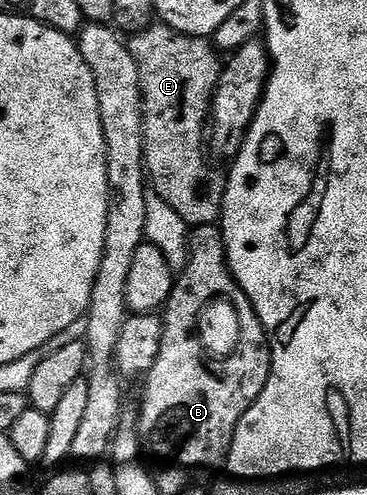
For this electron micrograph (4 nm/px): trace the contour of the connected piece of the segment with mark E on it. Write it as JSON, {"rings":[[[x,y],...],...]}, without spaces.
{"rings":[[[162,21],[152,22],[151,26],[143,31],[134,32],[130,36],[129,46],[133,53],[133,61],[137,61],[137,73],[139,74],[139,84],[141,85],[141,101],[143,102],[143,161],[146,178],[149,180],[150,186],[151,183],[155,186],[152,187],[154,194],[160,195],[177,213],[181,213],[183,220],[191,227],[200,227],[206,223],[215,223],[221,215],[221,203],[216,196],[214,199],[209,192],[203,191],[203,182],[207,179],[208,159],[208,156],[205,154],[205,124],[209,119],[209,100],[219,80],[221,70],[220,52],[210,38],[201,35],[180,35],[178,31],[174,31],[172,27],[167,26]]]}

